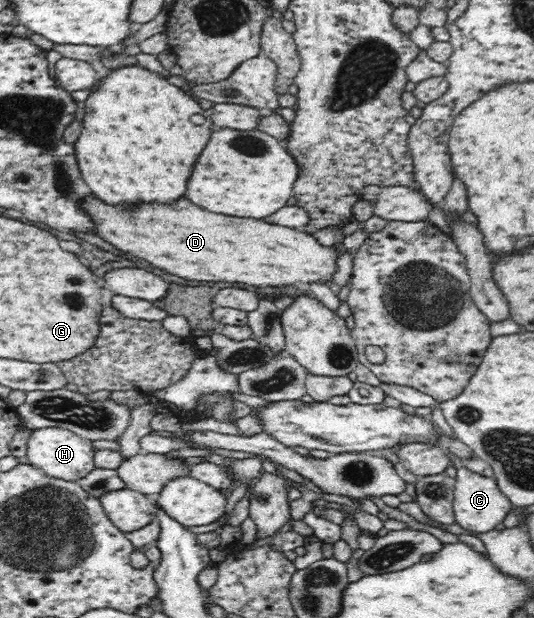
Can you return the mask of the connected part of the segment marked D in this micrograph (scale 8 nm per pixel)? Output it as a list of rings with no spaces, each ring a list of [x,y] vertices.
[[[87,198],[85,210],[97,223],[98,236],[105,239],[137,258],[146,260],[153,267],[166,270],[169,274],[186,279],[187,281],[243,284],[256,288],[275,289],[292,287],[297,283],[321,285],[333,283],[337,270],[339,252],[334,246],[321,244],[312,234],[297,228],[289,228],[277,224],[267,224],[261,220],[247,220],[247,218],[231,218],[223,214],[207,212],[195,204],[191,204],[187,198],[177,200],[177,204],[171,206],[159,206],[159,204],[141,204],[133,212],[125,212],[121,208],[113,208],[107,204],[101,204],[97,198]]]

